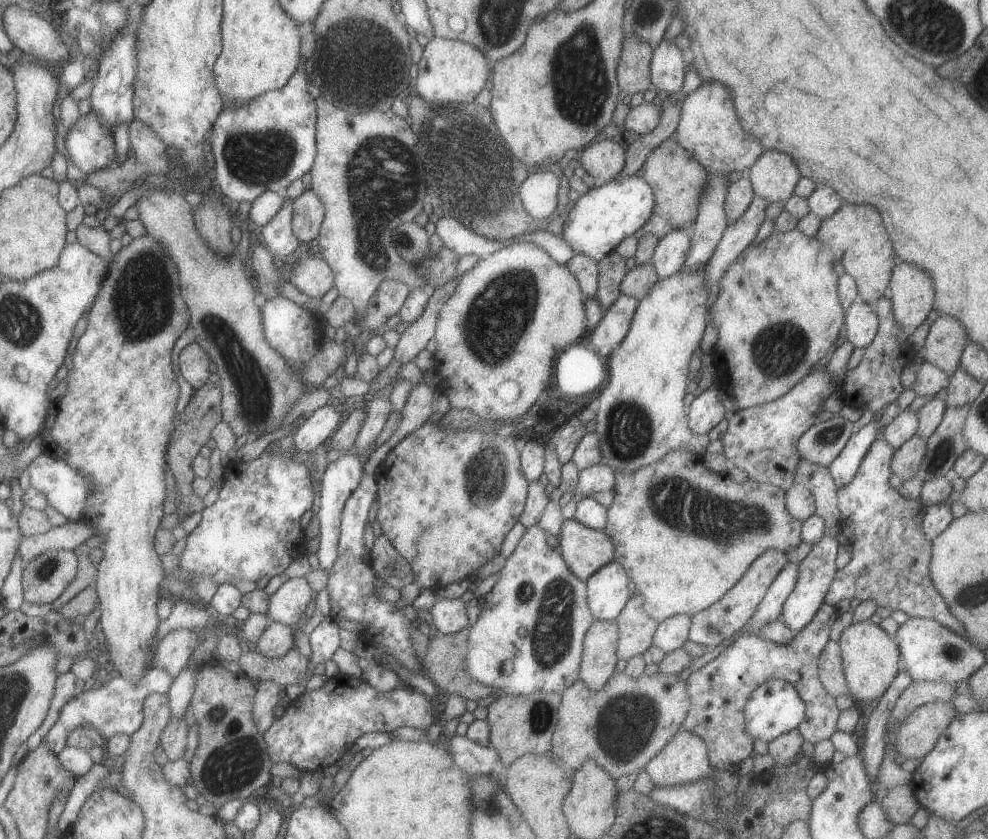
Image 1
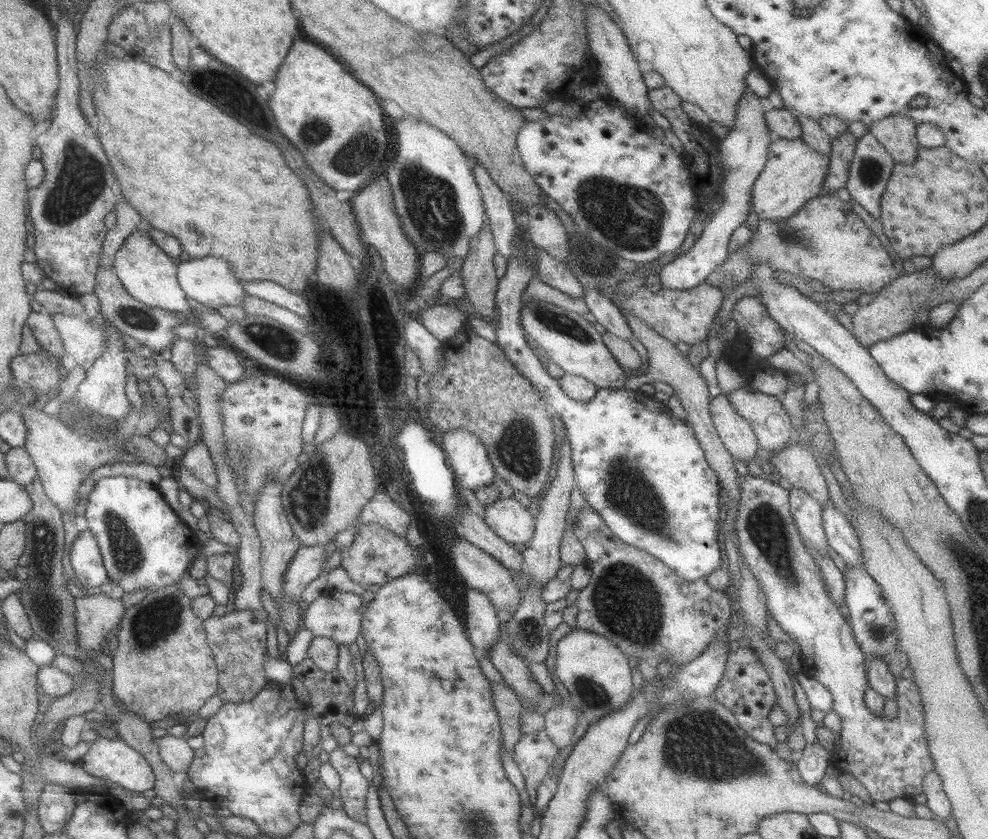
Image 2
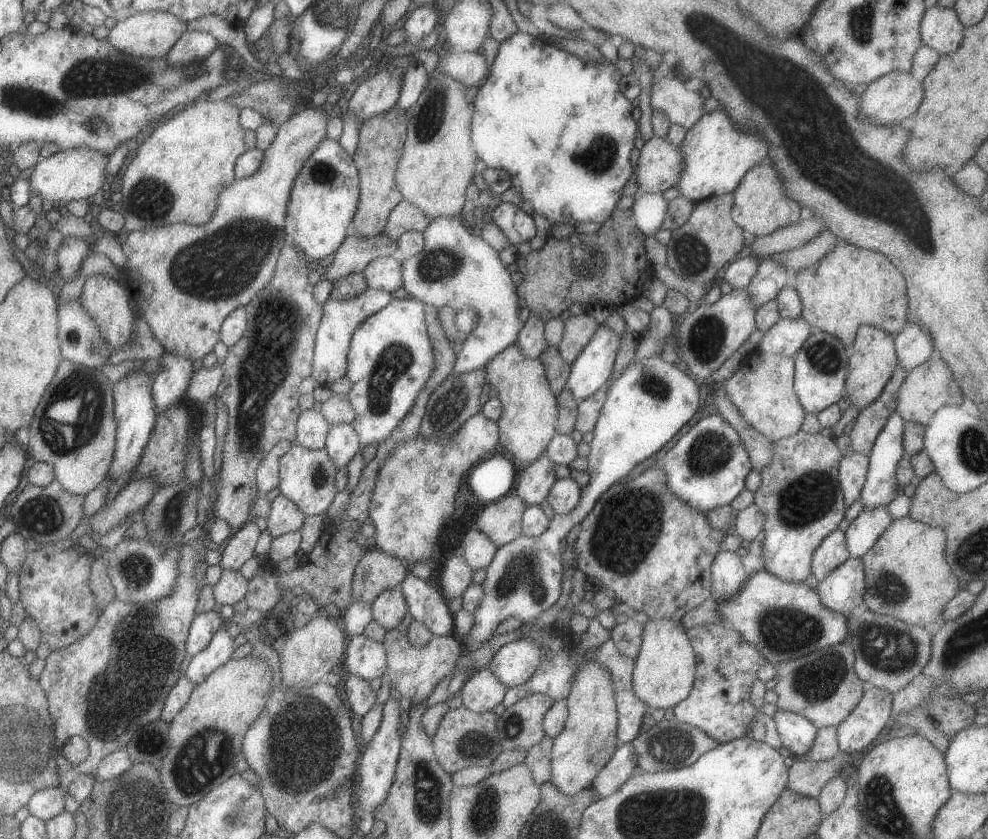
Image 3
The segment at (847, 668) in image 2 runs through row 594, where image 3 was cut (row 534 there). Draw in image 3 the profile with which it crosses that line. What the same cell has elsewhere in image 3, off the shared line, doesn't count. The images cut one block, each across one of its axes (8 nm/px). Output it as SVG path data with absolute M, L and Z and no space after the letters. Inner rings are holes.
M798 431L796 434L775 441L774 456L770 466L761 472L762 484L755 492L756 503L765 514L765 538L763 541L764 569L788 582L805 581L812 573L811 562L815 548L845 518L848 508L839 481L839 464L844 458L836 439L819 433L808 434Z

